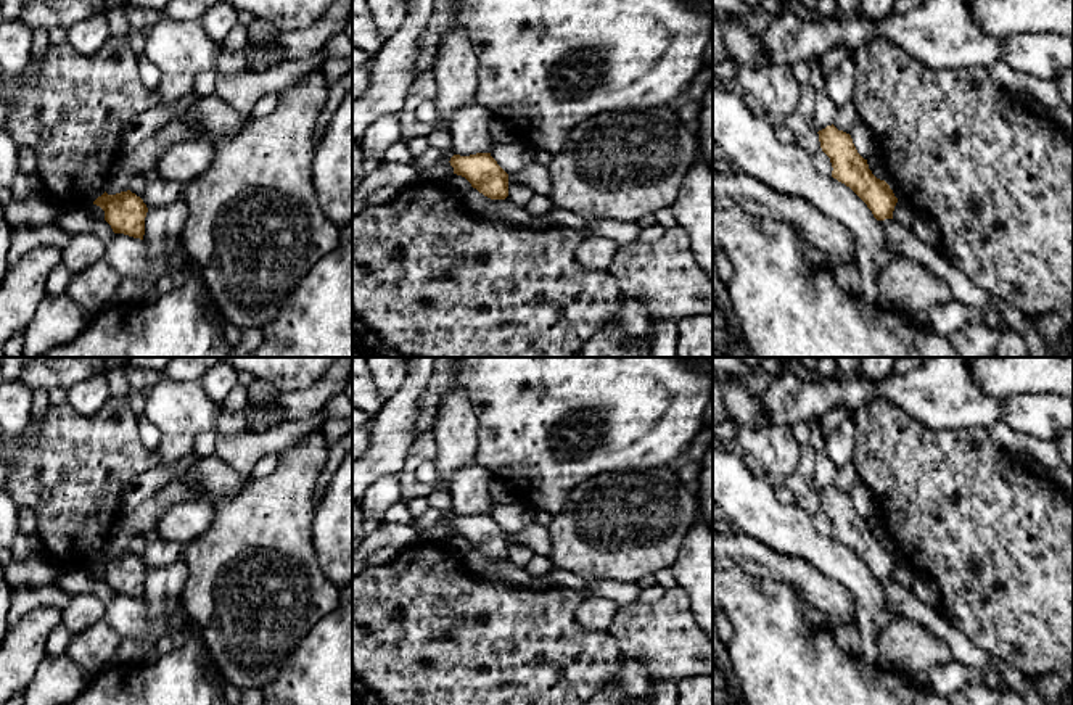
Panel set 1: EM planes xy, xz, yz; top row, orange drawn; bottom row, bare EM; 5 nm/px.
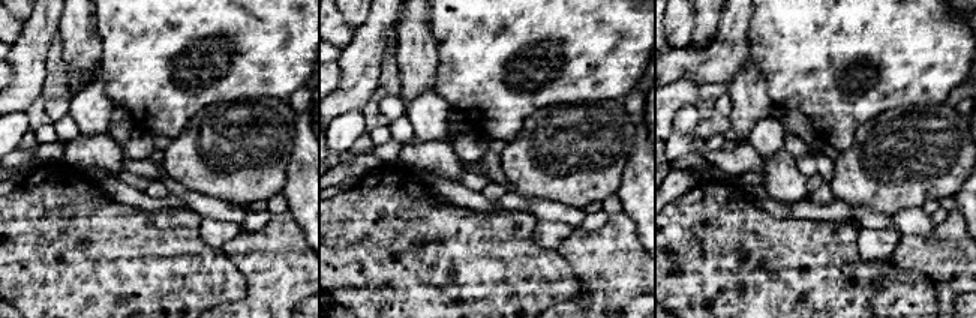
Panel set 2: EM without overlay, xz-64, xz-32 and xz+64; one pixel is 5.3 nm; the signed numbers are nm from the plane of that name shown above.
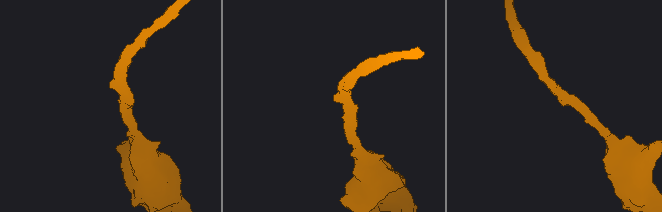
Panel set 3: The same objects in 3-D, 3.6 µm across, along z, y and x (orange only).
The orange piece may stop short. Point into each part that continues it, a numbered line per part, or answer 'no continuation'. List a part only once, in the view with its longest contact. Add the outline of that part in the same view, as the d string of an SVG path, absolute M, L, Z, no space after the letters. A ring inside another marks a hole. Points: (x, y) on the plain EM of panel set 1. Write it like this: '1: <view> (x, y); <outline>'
no continuation

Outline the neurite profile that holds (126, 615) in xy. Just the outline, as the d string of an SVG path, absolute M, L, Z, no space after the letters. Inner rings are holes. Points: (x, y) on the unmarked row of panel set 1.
M114 594L111 604L105 610L103 621L124 639L145 642L150 647L143 663L154 663L159 660L161 655L156 650L156 641L148 634L143 600Z

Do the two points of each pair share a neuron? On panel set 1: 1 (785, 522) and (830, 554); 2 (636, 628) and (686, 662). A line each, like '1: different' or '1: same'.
1: same
2: same

